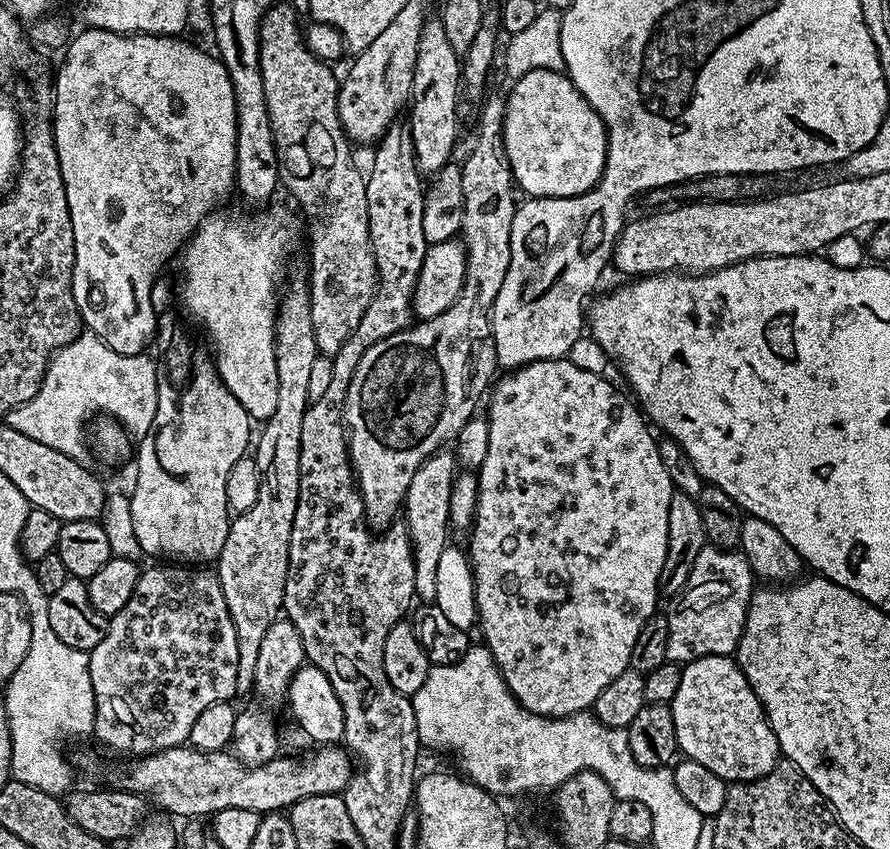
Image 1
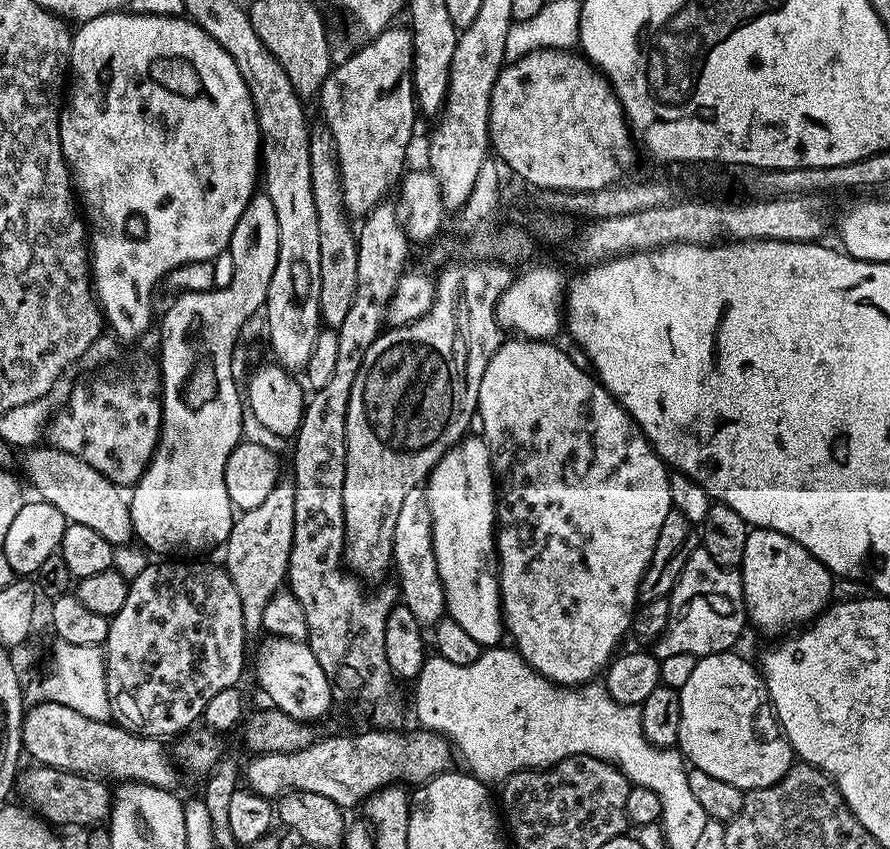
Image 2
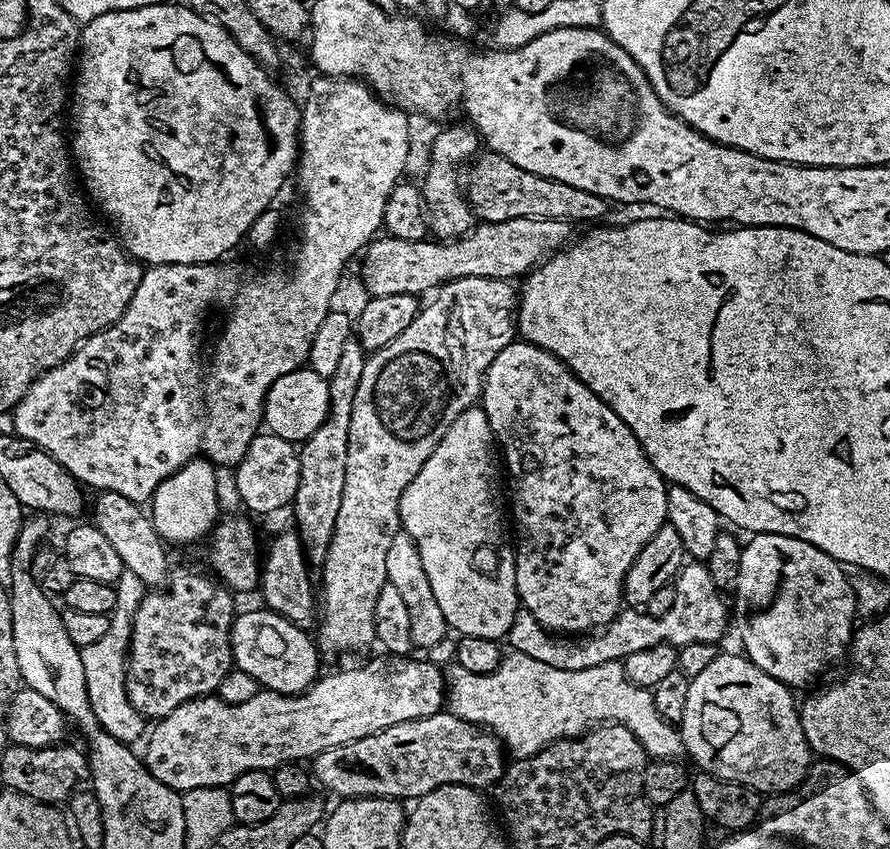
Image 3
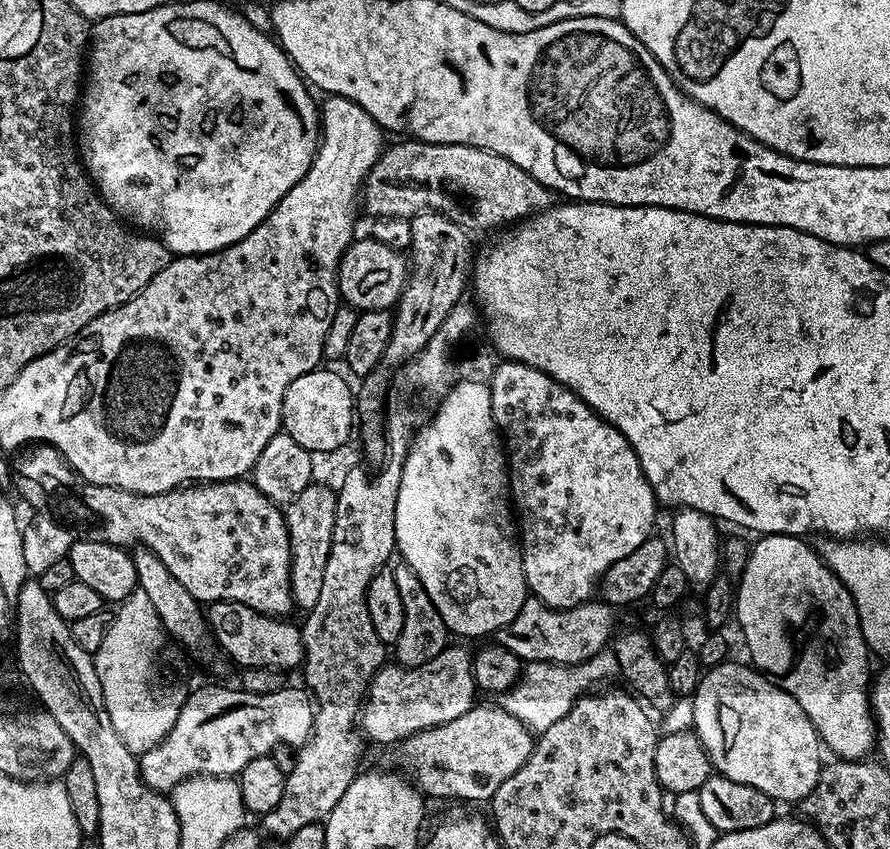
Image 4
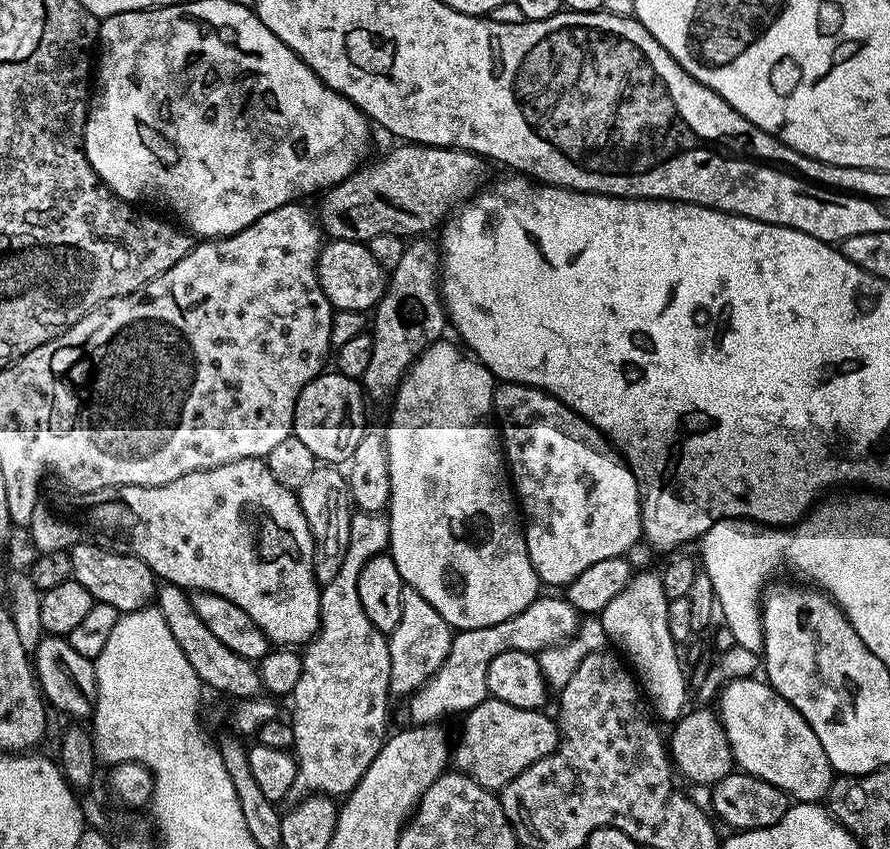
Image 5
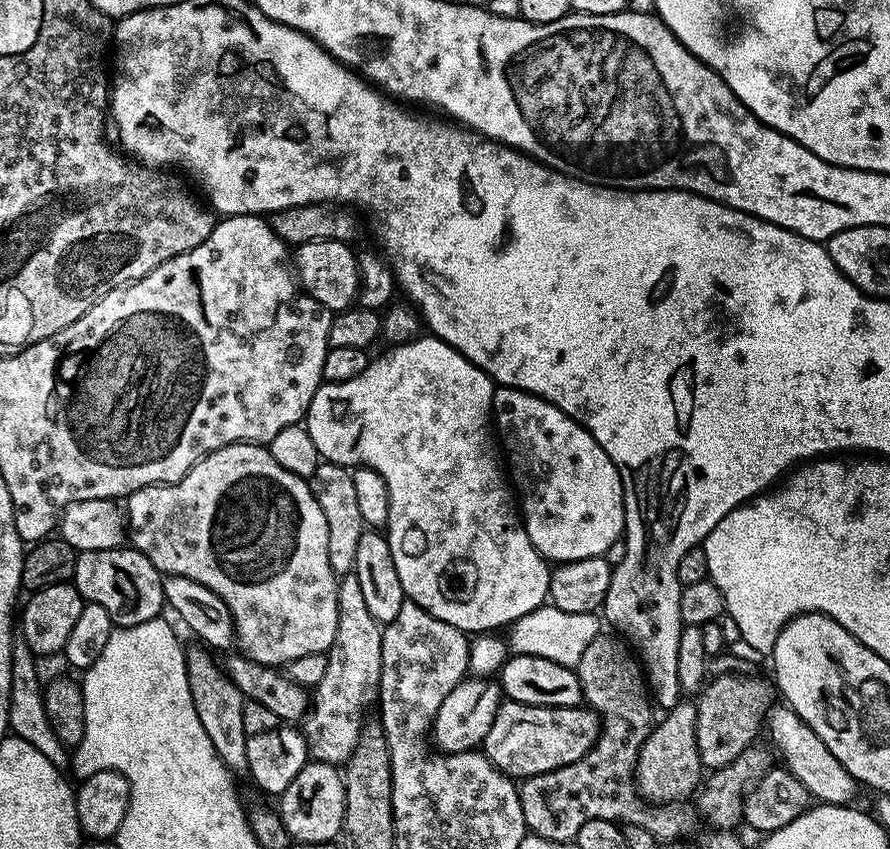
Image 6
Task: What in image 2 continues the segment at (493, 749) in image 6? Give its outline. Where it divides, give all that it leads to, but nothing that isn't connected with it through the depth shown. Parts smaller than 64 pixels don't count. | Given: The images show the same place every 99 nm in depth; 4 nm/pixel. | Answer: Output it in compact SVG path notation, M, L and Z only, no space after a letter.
M367 730L357 736L328 736L325 740L317 739L310 746L297 752L266 752L251 757L248 768L246 764L247 787L260 796L279 798L285 792L309 792L322 794L322 798L330 798L341 810L349 810L355 806L363 805L368 797L390 784L401 786L419 786L427 783L436 775L449 771L453 767L454 749L444 737L436 732L415 730Z

